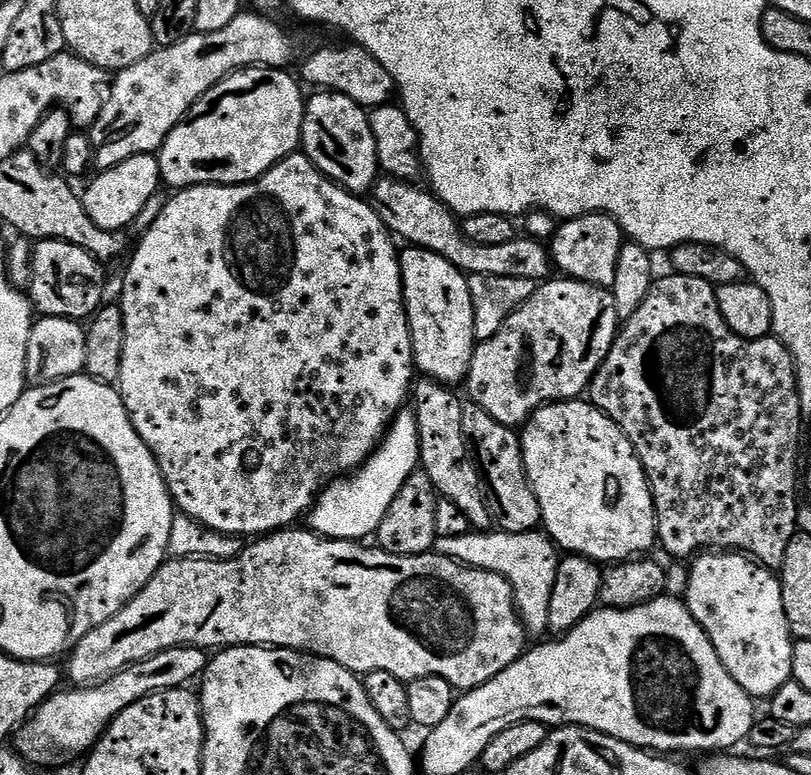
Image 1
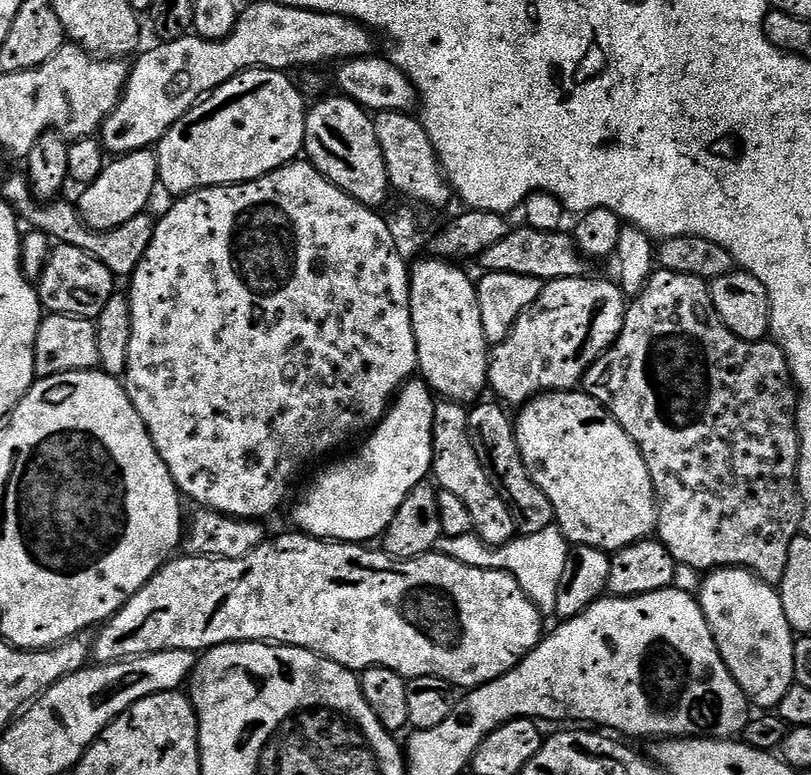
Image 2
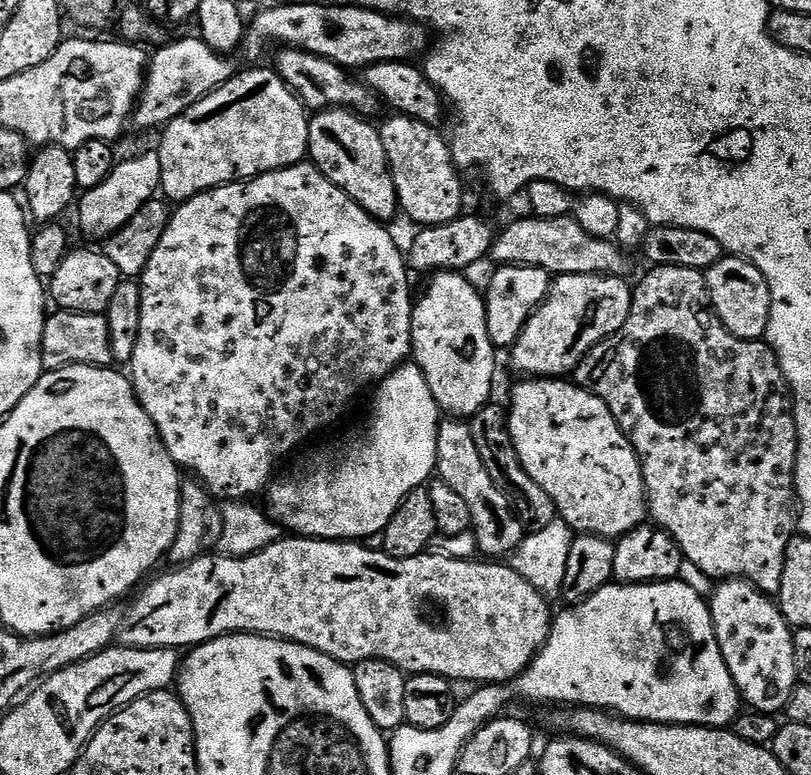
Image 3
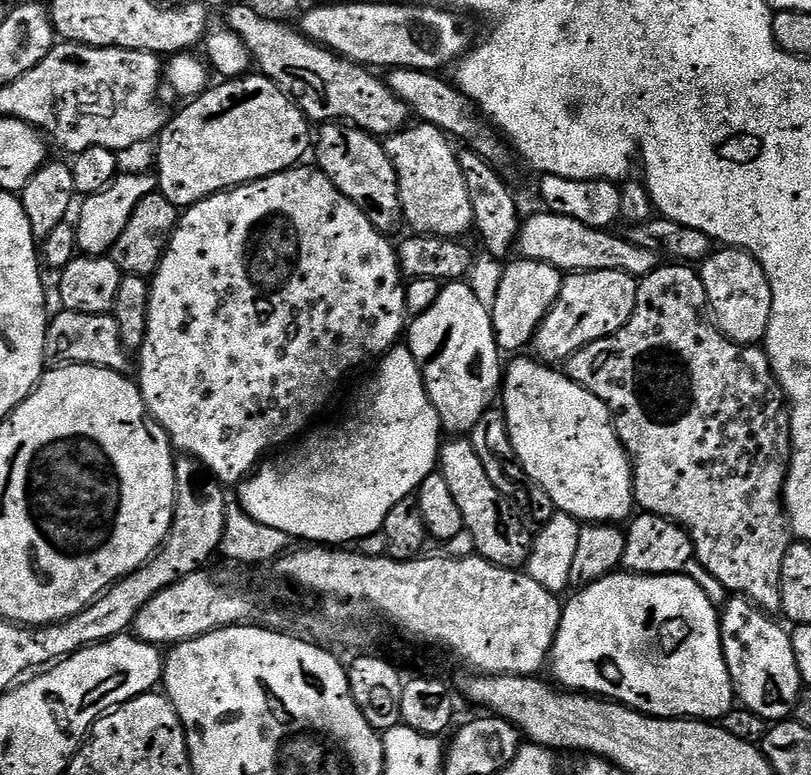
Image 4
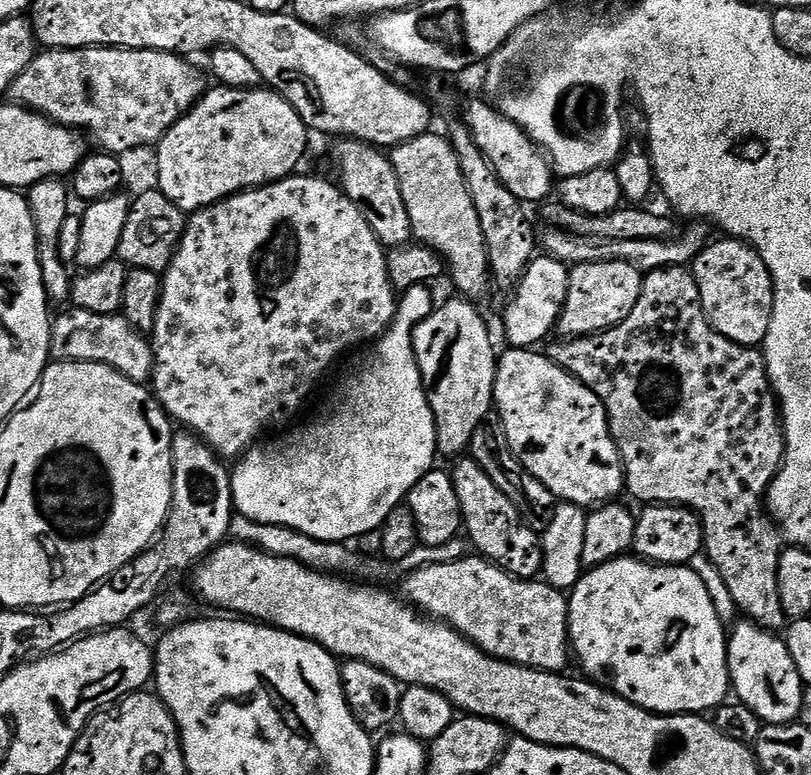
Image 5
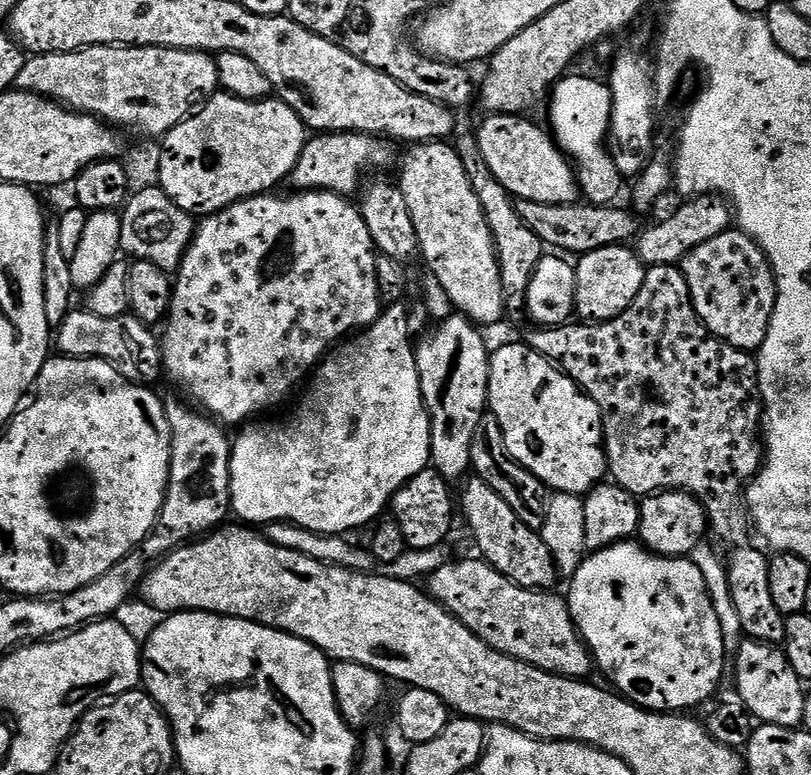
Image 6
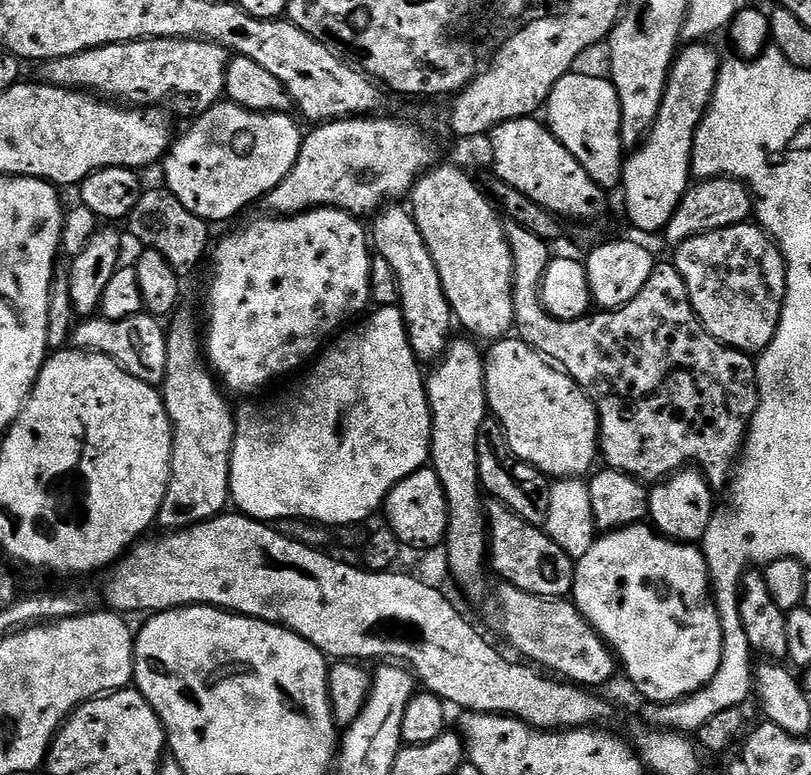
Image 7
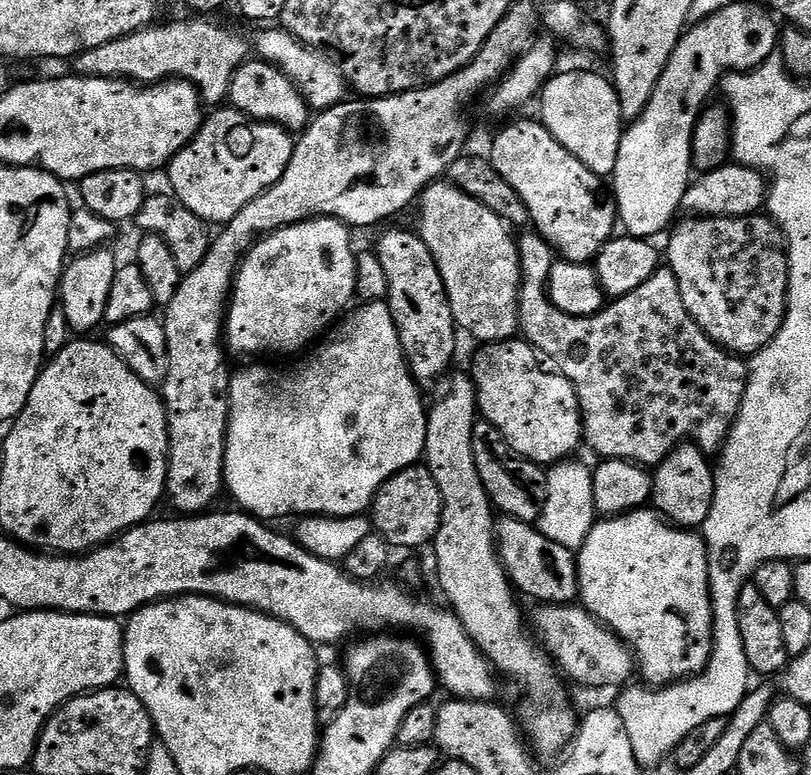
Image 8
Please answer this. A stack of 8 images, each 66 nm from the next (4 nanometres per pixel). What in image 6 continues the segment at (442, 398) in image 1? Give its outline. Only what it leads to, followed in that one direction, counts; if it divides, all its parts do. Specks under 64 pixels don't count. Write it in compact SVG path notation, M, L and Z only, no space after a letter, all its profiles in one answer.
M472 478L464 486L464 493L461 496L459 493L458 496L458 508L459 511L460 508L464 511L464 520L468 523L473 538L476 539L476 548L481 552L477 553L484 563L523 588L555 589L556 580L558 581L556 563L539 531L526 526L526 522L522 522L518 514L510 510L510 505L504 499L498 498L498 494L490 490L490 486L486 486L486 482Z

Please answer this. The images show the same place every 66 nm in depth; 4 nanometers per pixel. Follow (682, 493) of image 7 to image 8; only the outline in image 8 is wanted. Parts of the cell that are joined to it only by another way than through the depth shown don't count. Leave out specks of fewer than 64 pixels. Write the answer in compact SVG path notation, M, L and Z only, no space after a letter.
M691 442L679 444L662 463L655 465L652 477L652 498L651 503L655 511L669 524L685 530L703 529L706 518L712 509L712 499L716 489L716 477L713 465L708 465L709 457Z

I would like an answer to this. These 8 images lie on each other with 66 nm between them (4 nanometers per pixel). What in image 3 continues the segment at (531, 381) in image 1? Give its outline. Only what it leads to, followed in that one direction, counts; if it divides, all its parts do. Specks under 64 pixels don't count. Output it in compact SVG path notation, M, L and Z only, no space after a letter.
M594 274L555 277L547 298L536 307L510 349L513 370L524 378L564 378L575 373L594 346L622 330L632 305L633 285L628 283L618 276Z

